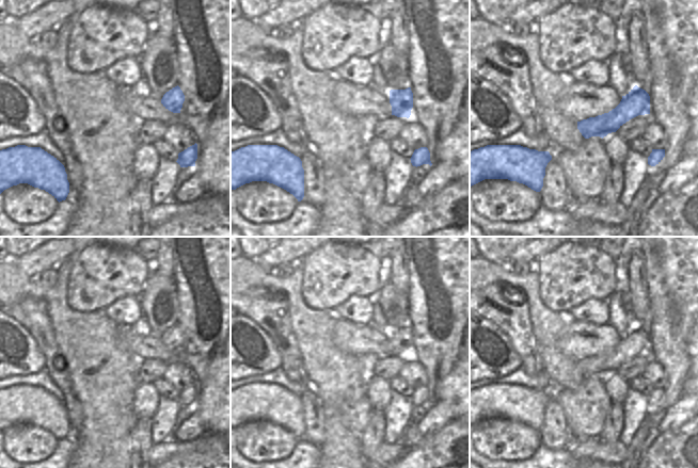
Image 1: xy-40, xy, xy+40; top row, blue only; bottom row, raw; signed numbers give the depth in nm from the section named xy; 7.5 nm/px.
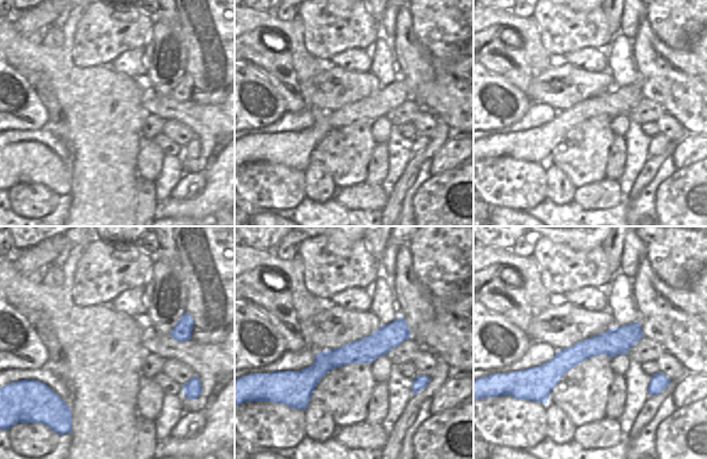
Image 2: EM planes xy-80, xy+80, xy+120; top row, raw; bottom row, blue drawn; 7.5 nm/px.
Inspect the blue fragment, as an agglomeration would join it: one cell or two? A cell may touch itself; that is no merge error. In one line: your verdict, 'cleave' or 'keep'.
keep

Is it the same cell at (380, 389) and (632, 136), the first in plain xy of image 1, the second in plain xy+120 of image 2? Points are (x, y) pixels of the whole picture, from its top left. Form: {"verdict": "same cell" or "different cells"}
{"verdict": "different cells"}

